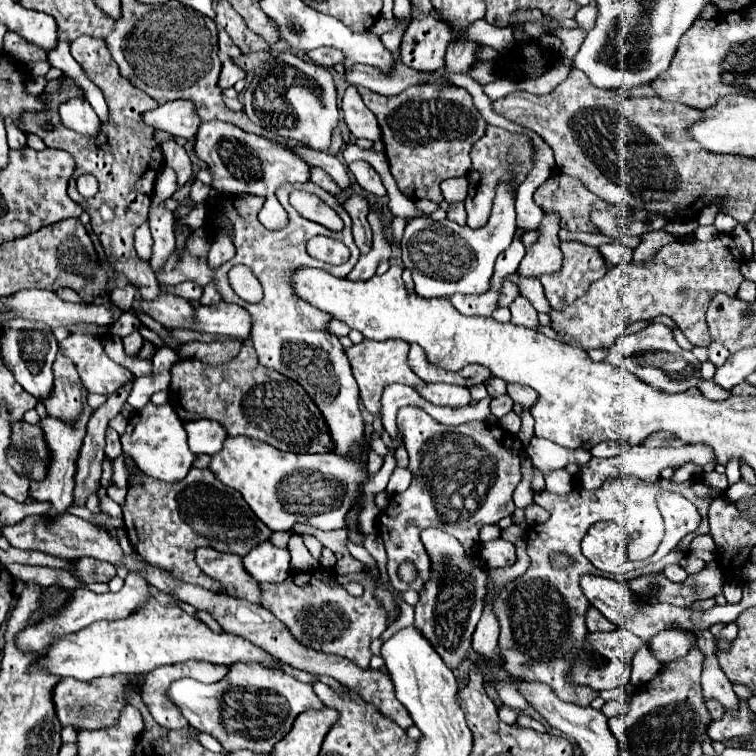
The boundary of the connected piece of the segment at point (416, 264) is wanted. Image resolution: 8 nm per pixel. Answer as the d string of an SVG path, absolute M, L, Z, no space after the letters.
M499 184L497 186L497 196L495 196L495 204L491 210L491 218L489 224L483 228L461 228L459 224L451 222L451 220L433 220L433 218L413 218L407 222L405 226L405 234L401 240L401 252L403 252L403 264L405 268L411 270L413 274L413 282L415 282L415 290L419 296L423 298L441 298L441 296L453 296L453 294L483 294L489 288L489 280L493 276L493 266L497 256L511 244L513 236L515 236L515 206L513 206L513 196L511 196L511 188L507 184Z

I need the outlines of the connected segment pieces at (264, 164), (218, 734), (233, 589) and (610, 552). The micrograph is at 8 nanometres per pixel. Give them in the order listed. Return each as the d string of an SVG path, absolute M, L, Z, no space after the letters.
M211 120L203 122L197 130L193 152L209 164L209 170L213 172L213 186L223 194L253 194L253 196L269 196L275 194L277 188L285 182L307 182L309 180L309 164L303 162L299 156L295 156L291 150L281 148L263 136L249 134L235 124Z
M233 664L227 676L215 684L181 678L171 682L167 696L193 728L211 734L227 752L243 748L269 752L273 750L273 744L291 730L297 714L323 706L311 684L297 682L295 678L265 668L263 664Z
M199 548L195 552L197 556L197 564L199 568L219 580L229 596L235 598L243 598L256 604L261 604L261 590L259 590L259 582L253 580L247 572L245 566L241 564L241 556L237 554L221 554L217 550L207 550L205 554L205 562L203 562L203 548Z
M597 522L583 538L583 554L593 562L597 570L605 574L627 574L637 570L639 564L627 558L627 534L615 523Z

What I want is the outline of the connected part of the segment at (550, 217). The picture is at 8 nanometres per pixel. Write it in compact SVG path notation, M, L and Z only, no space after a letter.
M545 214L539 226L539 240L527 248L525 258L519 264L519 274L527 278L539 278L561 270L561 248L559 248L559 224L555 214Z

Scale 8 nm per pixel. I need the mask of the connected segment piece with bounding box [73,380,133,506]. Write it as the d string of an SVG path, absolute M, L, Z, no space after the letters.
M133 380L129 384L123 384L117 392L113 392L103 406L93 410L89 424L87 424L87 434L83 440L83 446L79 450L77 458L77 472L75 472L75 490L73 490L73 506L85 506L87 498L95 494L101 484L101 462L105 458L103 448L105 448L105 430L109 422L123 410L127 404L129 388L133 386Z

